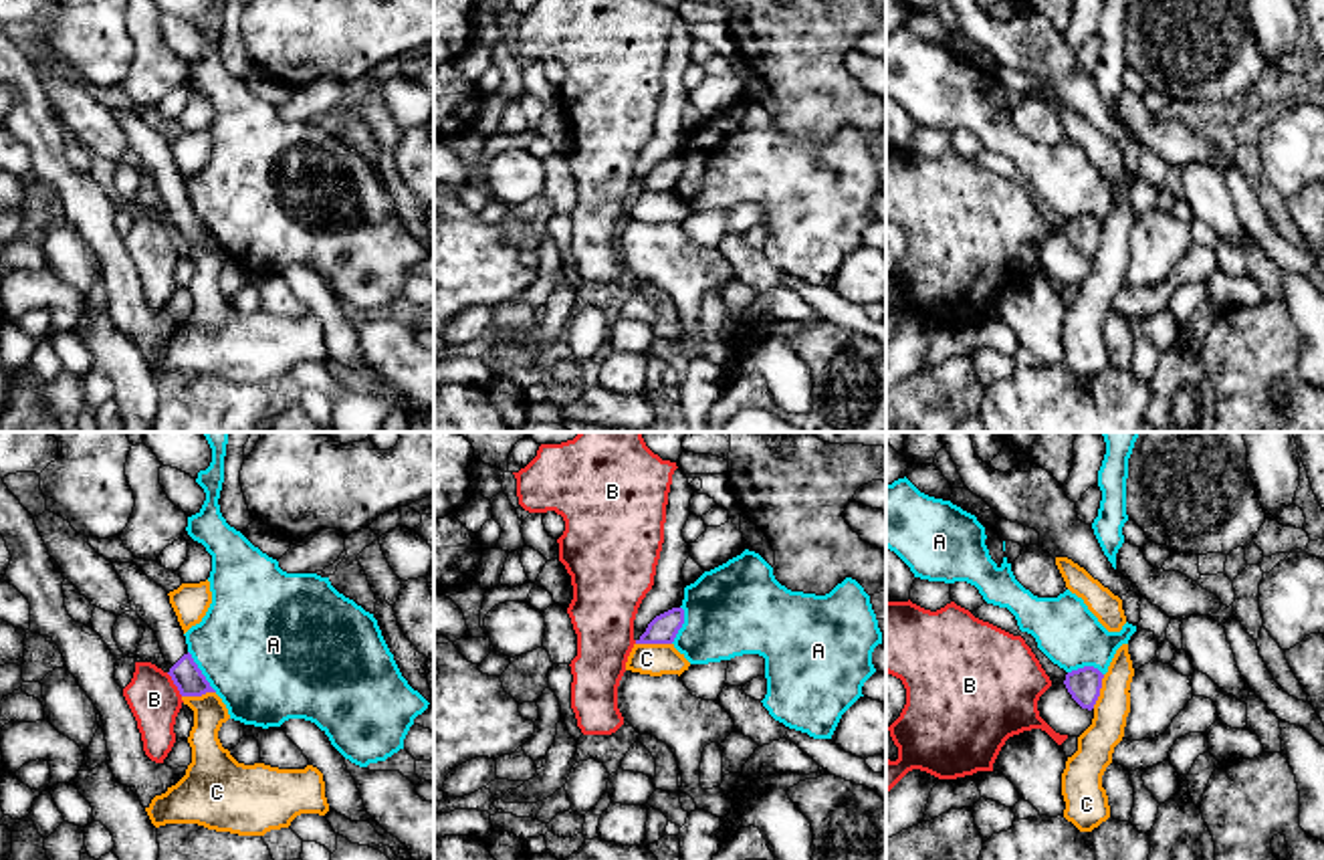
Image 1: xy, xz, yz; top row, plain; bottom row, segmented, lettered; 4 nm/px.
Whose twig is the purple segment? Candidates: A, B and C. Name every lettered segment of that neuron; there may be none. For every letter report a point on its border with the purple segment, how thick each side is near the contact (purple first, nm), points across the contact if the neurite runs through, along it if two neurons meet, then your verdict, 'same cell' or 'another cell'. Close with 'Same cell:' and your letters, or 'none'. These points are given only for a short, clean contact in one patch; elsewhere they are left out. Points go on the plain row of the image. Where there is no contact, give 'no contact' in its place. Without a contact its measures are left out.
A: xy (200, 219) | 120/480 nm | along xy (188, 198), (216, 239) | another cell
B: xy (174, 231) | 120/200 nm | along xy (166, 221), (182, 243) | another cell
C: xz (654, 190) | 110/130 nm | along xz (636, 190), (671, 192) | another cell
Same cell: none

